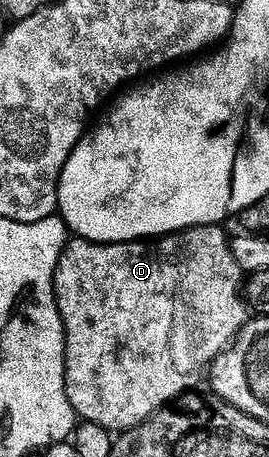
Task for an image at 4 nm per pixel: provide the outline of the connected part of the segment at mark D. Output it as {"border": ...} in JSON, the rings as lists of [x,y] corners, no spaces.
{"border":[[[218,224],[215,226],[196,226],[190,230],[180,230],[177,234],[166,234],[165,237],[156,240],[142,240],[139,242],[88,242],[85,238],[74,237],[72,240],[66,241],[65,250],[61,253],[61,259],[57,265],[57,271],[53,277],[55,284],[55,296],[57,297],[57,307],[61,313],[63,320],[63,328],[65,329],[65,387],[67,388],[67,400],[71,400],[71,408],[78,416],[81,422],[90,422],[91,424],[99,424],[104,430],[110,432],[124,432],[135,428],[139,424],[143,424],[153,414],[158,414],[160,410],[166,409],[170,404],[176,400],[180,394],[188,392],[192,386],[197,386],[201,382],[201,377],[206,377],[207,371],[212,367],[214,360],[219,355],[228,350],[237,338],[238,332],[245,327],[245,323],[251,317],[251,311],[247,305],[246,299],[242,297],[243,294],[243,271],[241,266],[235,260],[233,255],[233,247],[231,245],[230,235],[225,235],[226,227]]]}

